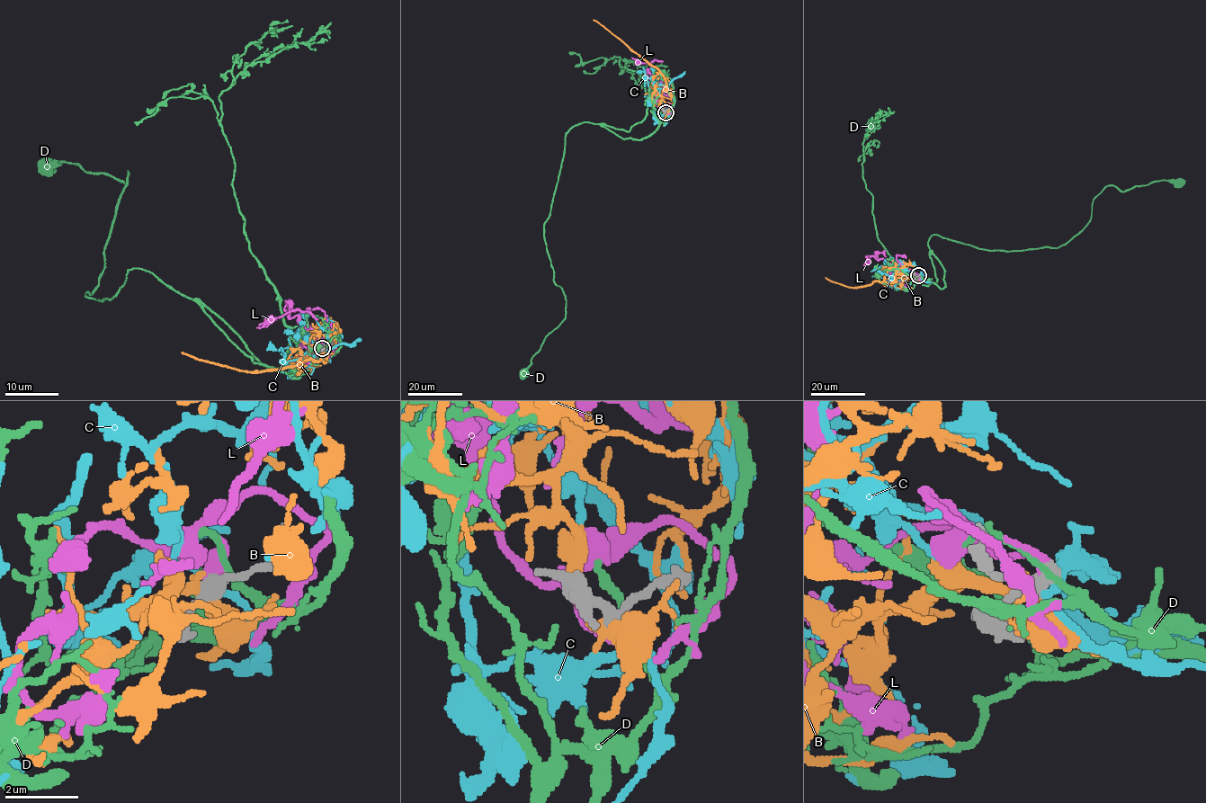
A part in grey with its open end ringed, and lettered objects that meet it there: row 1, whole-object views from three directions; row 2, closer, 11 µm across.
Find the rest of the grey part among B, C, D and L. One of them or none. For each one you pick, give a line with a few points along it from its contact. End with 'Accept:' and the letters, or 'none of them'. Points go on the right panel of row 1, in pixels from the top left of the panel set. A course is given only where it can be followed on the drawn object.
L: course (919, 275), (911, 272), (901, 274), (897, 263), (873, 256), (869, 256), (862, 265)
Accept: L

